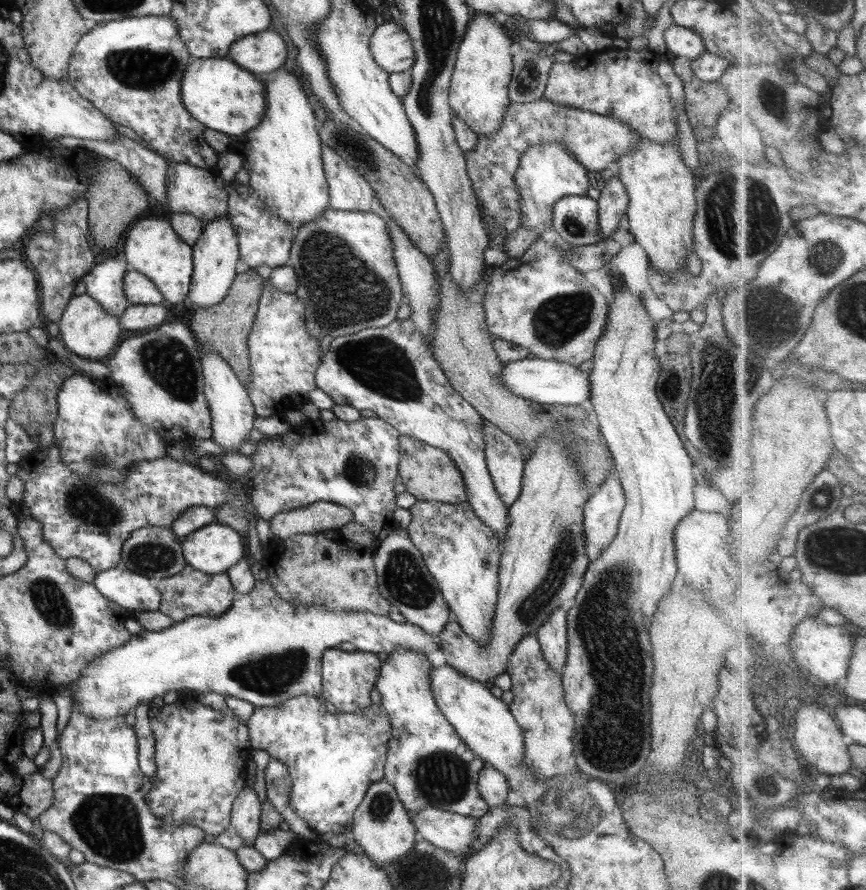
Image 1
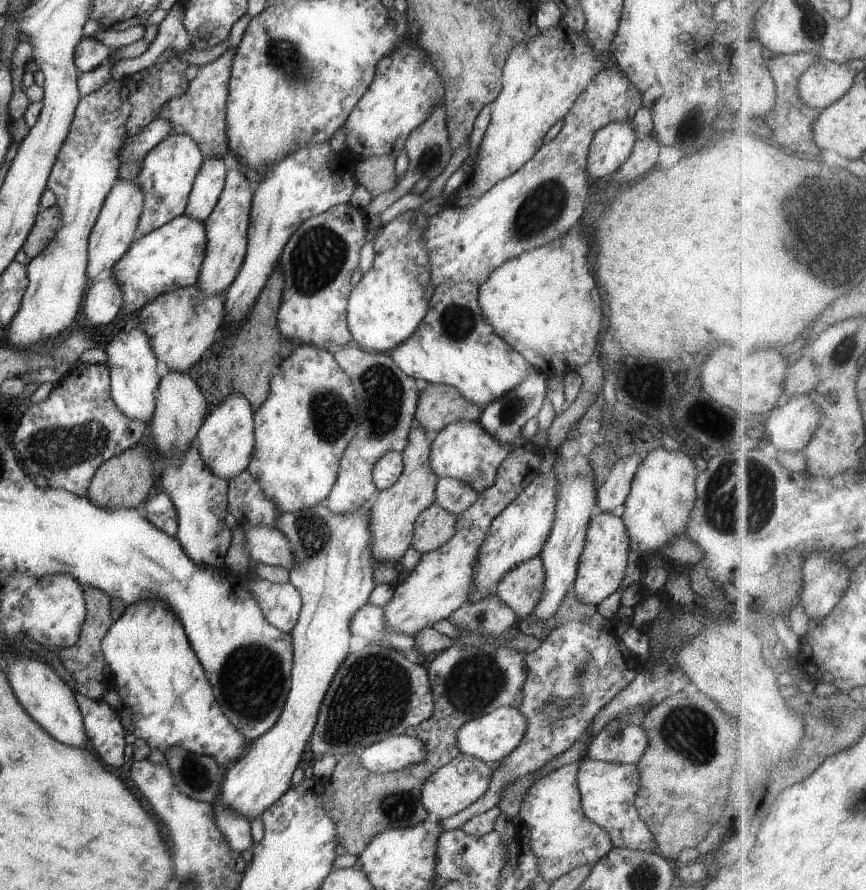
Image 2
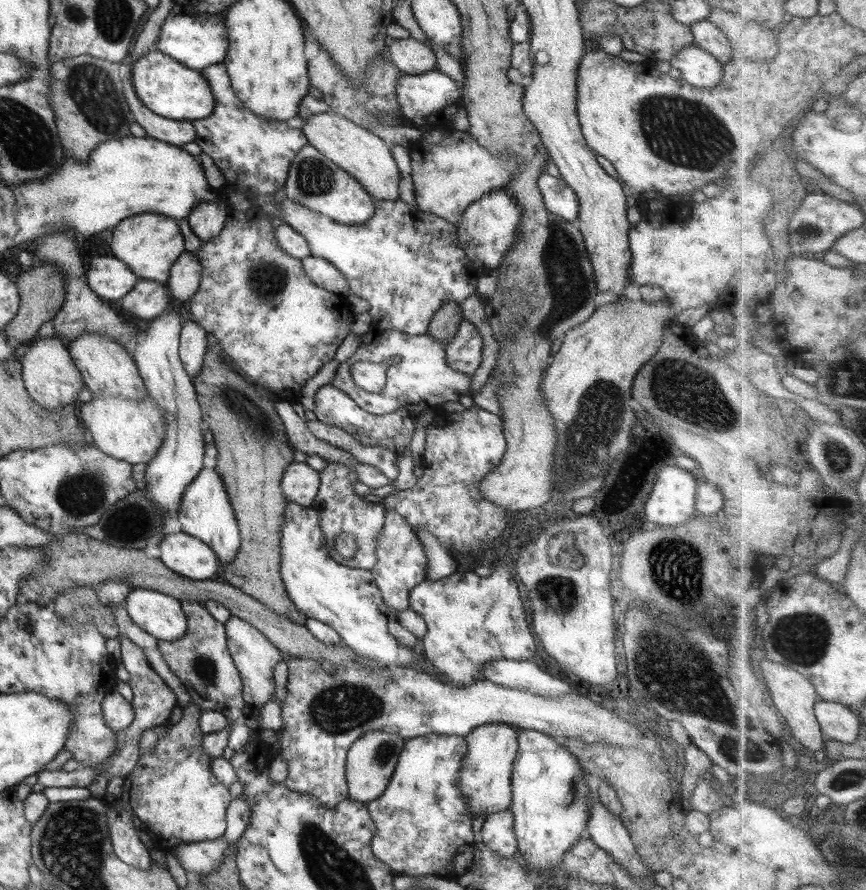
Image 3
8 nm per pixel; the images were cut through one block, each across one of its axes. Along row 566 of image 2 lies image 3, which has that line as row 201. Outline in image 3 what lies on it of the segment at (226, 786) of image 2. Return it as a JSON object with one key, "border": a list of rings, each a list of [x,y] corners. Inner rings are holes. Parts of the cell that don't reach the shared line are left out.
{"border":[[[308,142],[292,159],[284,190],[286,199],[338,224],[356,226],[368,222],[374,216],[376,200],[370,197],[354,176],[342,170]]]}

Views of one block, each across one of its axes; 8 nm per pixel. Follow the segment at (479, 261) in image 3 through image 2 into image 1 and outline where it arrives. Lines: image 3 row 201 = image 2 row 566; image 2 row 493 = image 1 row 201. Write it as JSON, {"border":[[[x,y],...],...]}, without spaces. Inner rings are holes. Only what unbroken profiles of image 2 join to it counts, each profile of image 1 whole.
{"border":[[[550,141],[526,149],[514,172],[514,181],[521,193],[521,225],[534,230],[541,237],[541,233],[553,225],[554,204],[565,196],[586,195],[592,184],[592,172],[578,163],[578,159],[564,147],[562,141]]]}

